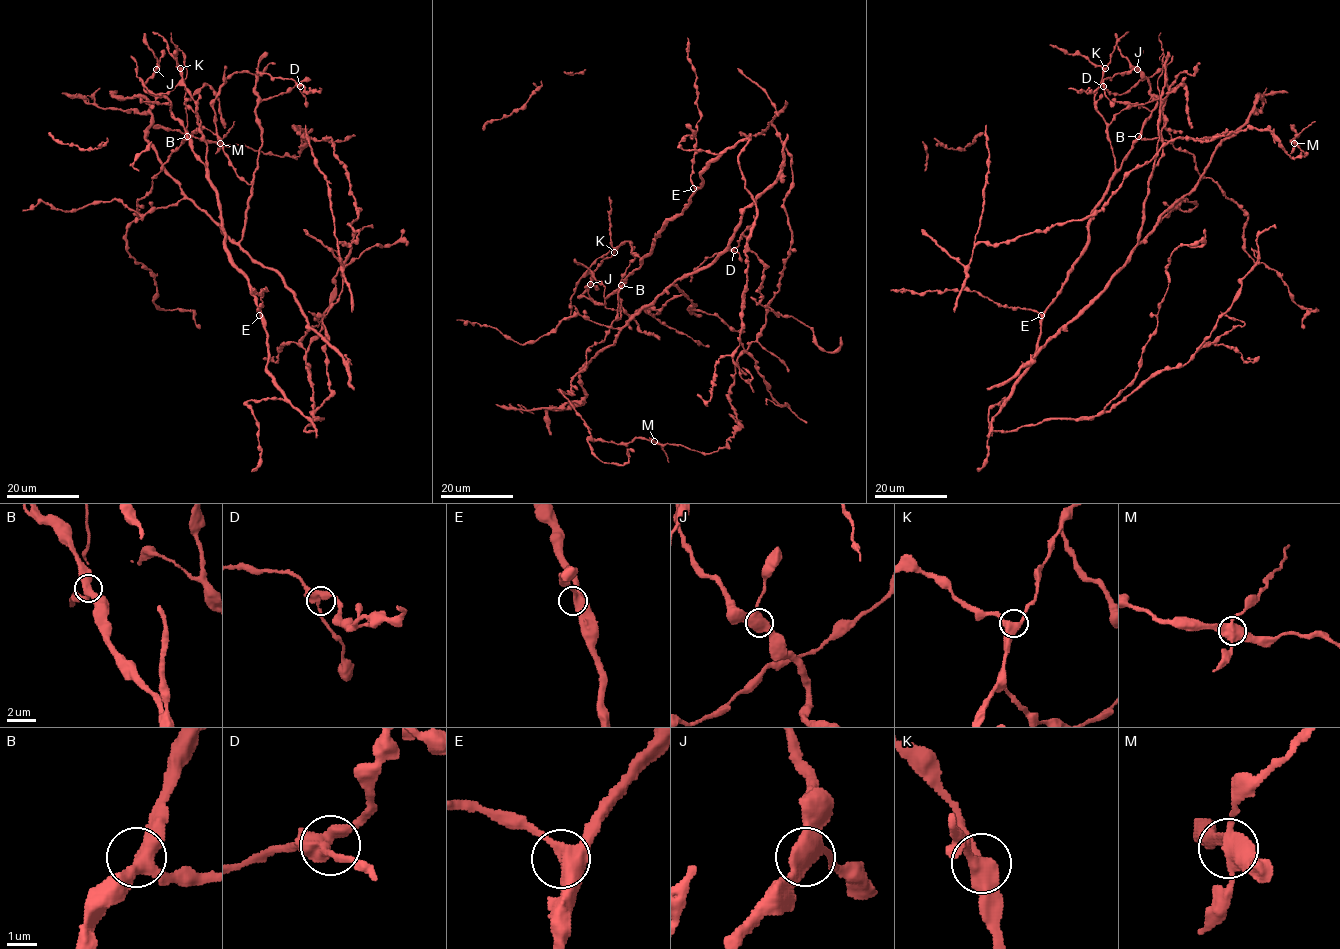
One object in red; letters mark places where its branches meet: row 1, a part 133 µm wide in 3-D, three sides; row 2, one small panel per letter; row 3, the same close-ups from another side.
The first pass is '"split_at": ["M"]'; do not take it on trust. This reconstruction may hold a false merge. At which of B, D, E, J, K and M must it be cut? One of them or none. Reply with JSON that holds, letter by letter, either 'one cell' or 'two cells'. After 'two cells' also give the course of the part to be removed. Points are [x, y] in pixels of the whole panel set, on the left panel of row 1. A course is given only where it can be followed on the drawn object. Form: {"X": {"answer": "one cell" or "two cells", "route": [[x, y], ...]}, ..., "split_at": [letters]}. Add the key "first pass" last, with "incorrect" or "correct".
{"B": {"answer": "one cell"}, "D": {"answer": "one cell"}, "E": {"answer": "one cell"}, "J": {"answer": "one cell"}, "K": {"answer": "one cell"}, "M": {"answer": "two cells", "route": [[220, 143], [235, 121]]}, "split_at": ["M"], "first pass": "correct"}

